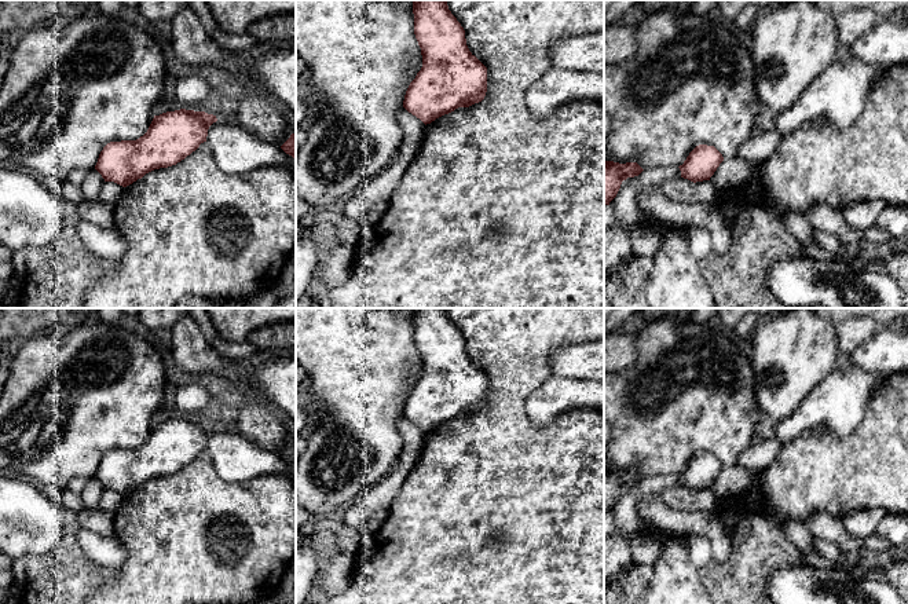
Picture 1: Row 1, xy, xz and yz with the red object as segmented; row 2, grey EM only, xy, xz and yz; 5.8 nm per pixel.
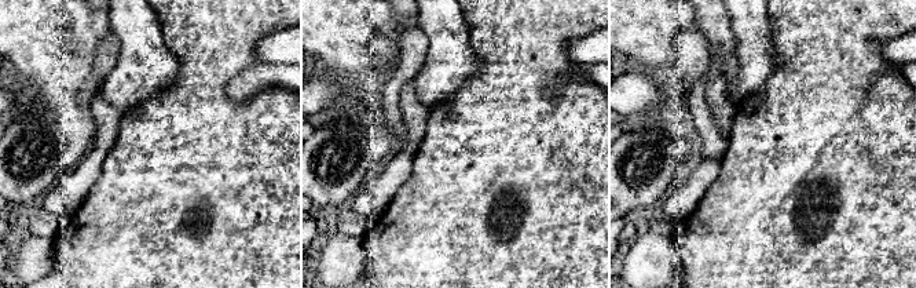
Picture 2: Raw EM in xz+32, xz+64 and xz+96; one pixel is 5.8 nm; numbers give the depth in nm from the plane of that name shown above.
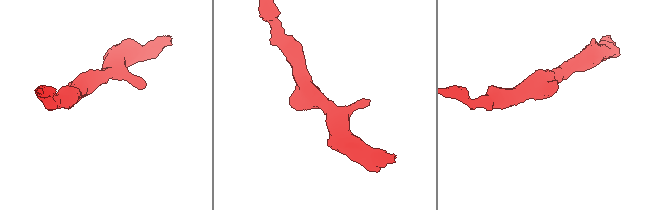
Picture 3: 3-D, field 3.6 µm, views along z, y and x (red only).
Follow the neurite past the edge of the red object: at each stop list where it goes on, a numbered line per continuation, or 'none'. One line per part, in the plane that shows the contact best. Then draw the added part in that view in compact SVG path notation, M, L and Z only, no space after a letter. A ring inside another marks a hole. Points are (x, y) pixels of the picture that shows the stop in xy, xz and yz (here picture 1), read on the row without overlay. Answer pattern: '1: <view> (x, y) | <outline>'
none

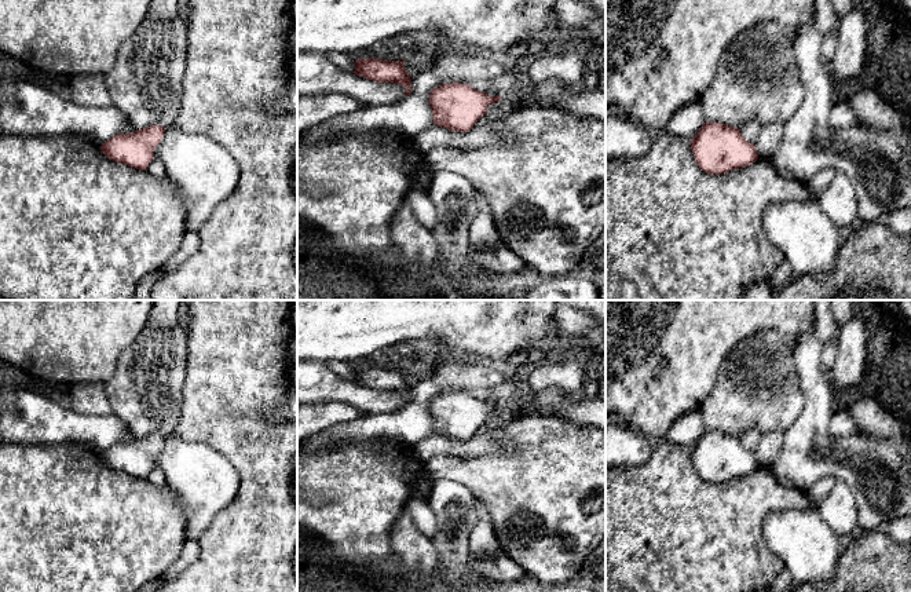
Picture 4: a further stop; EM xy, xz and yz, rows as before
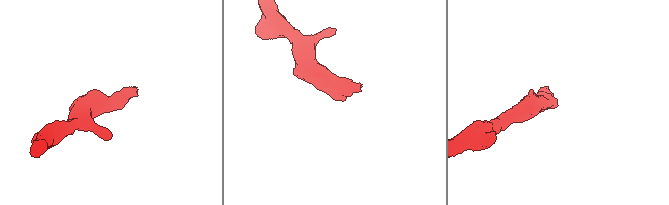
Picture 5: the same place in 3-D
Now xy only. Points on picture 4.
none

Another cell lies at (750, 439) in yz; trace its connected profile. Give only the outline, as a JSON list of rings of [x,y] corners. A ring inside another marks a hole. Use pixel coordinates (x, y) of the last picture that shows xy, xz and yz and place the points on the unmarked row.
[[[749,430],[744,434],[742,434],[739,438],[740,438],[743,446],[747,450],[755,453],[755,449],[757,449],[758,443],[760,443],[760,439],[761,439],[761,434],[753,431],[753,430]]]

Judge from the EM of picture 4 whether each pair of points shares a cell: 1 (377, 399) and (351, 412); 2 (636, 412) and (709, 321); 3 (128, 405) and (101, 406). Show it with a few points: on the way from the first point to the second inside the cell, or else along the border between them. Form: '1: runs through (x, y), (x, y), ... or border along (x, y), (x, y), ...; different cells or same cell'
1: border along (326, 401), (343, 401), (363, 413); different cells
2: runs through (650, 390), (687, 343); same cell
3: border along (108, 398), (113, 415); different cells

